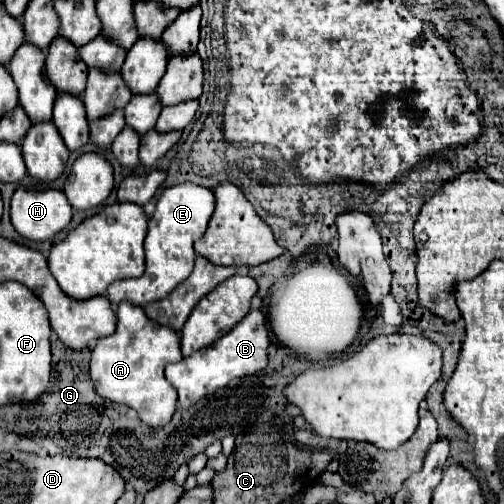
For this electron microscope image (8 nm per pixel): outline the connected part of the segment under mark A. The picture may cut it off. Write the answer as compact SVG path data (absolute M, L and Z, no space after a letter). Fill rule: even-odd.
M121 303L117 307L115 333L99 339L91 353L91 381L103 399L135 409L139 419L149 427L161 427L169 423L177 407L177 391L167 383L163 369L181 357L179 335L175 331L147 319L141 307Z

